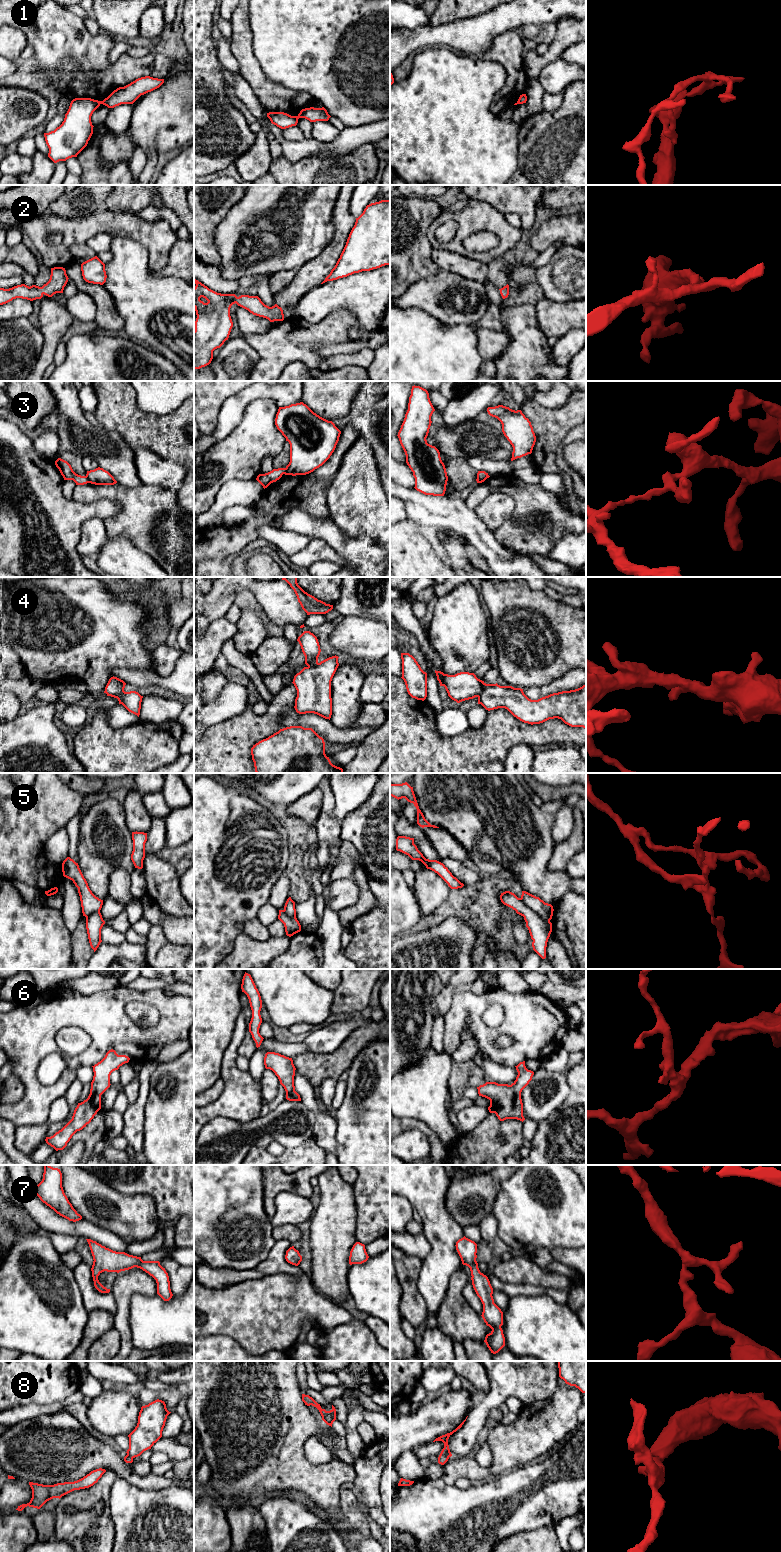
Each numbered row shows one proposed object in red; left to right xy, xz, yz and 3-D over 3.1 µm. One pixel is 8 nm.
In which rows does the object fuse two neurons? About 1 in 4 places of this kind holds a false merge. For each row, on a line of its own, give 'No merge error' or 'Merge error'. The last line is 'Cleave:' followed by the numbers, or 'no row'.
1: Merge error
2: No merge error
3: Merge error
4: No merge error
5: Merge error
6: No merge error
7: No merge error
8: No merge error
Cleave: 1, 3, 5

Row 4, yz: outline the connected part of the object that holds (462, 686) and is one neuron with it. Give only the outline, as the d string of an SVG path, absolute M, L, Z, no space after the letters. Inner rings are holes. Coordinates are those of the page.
M436 670L435 673L440 686L444 686L448 696L457 703L477 697L478 704L486 710L505 708L531 725L558 718L571 727L586 728L586 684L575 690L531 700L521 688L486 684L474 673L448 675Z

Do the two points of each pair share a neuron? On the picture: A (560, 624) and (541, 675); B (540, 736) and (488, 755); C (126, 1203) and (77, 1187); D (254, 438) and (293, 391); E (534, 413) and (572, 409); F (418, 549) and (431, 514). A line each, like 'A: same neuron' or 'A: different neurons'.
A: same neuron
B: same neuron
C: same neuron
D: different neurons
E: same neuron
F: different neurons

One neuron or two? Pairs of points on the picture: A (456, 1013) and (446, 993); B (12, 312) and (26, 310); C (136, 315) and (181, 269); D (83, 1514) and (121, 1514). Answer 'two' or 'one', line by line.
A: two
B: one
C: two
D: two

